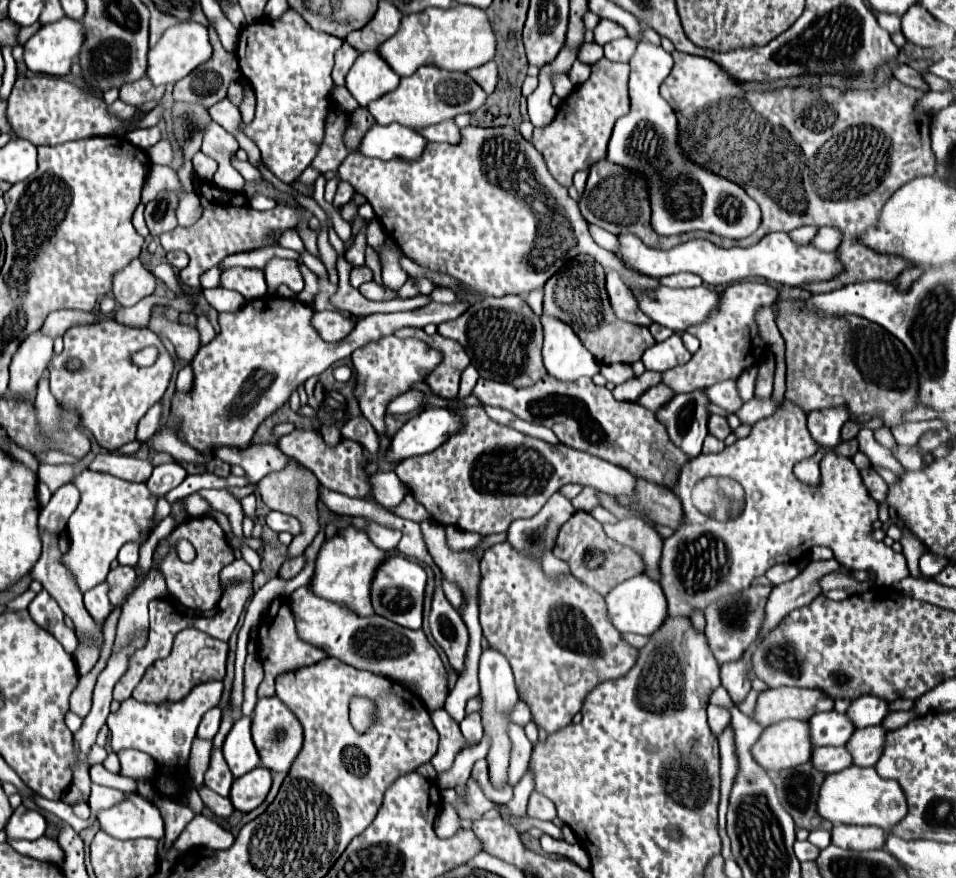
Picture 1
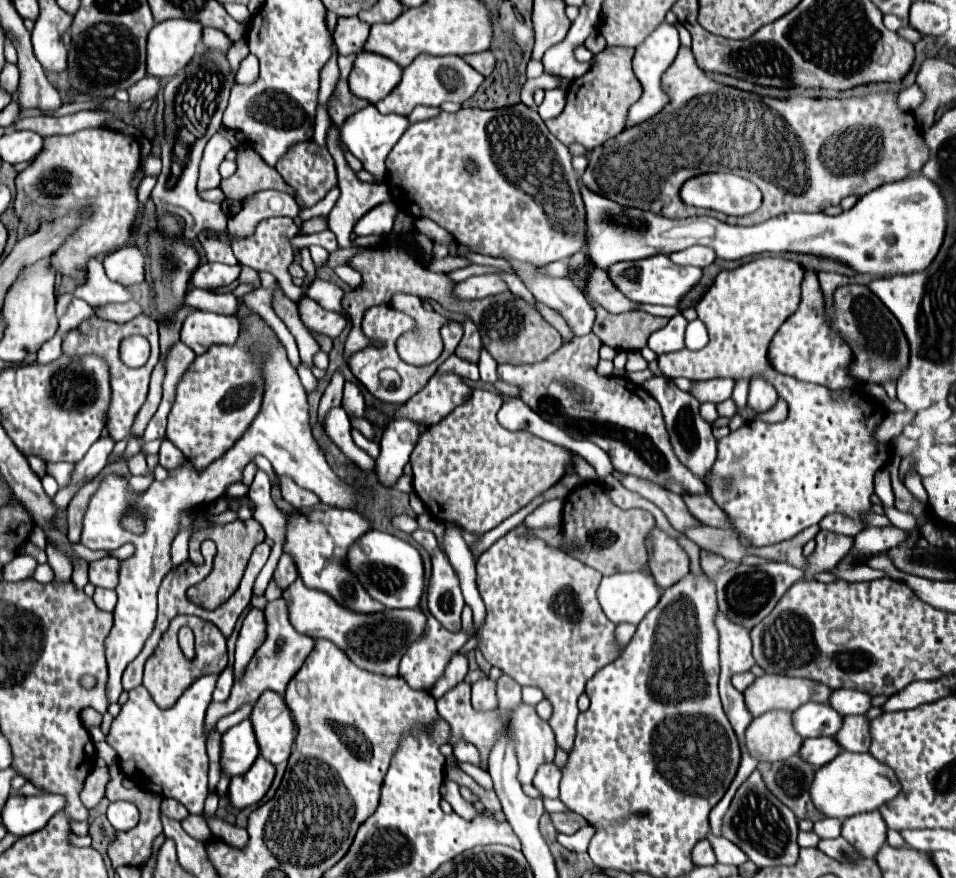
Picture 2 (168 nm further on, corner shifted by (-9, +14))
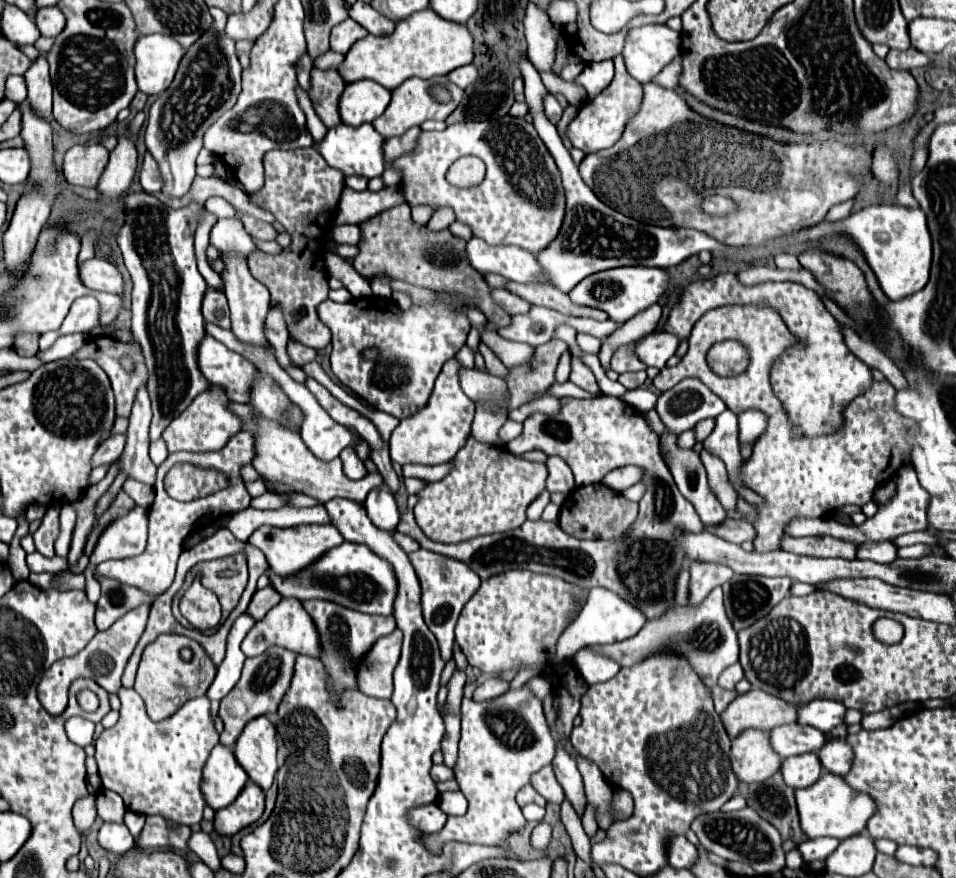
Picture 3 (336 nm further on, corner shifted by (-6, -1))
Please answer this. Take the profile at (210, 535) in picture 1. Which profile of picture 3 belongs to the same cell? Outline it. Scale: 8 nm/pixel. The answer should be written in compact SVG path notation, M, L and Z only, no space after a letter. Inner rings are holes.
M236 553L230 557L222 557L222 559L202 561L194 565L187 573L185 582L172 603L172 613L184 627L192 627L192 625L182 617L179 611L180 600L198 573L202 573L202 585L216 593L216 597L222 605L222 621L226 621L228 613L236 607L236 603L246 587L246 581L248 581L246 555Z

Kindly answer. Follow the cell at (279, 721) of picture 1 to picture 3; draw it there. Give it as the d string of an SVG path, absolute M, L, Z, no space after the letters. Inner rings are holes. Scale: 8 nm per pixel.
M258 717L246 723L234 747L234 755L246 769L248 777L268 791L278 771L276 727L268 721L268 717Z

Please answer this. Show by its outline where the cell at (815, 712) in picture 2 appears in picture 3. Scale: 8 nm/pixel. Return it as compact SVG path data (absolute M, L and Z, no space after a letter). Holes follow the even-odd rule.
M790 723L790 725L772 729L770 741L776 753L780 753L782 757L792 757L792 755L818 751L826 743L826 735L816 727Z

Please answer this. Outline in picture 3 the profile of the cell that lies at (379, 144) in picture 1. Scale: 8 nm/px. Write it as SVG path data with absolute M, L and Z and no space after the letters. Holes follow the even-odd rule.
M362 123L358 127L338 125L338 127L328 129L324 141L318 143L318 151L326 159L326 163L342 171L344 177L358 175L358 177L374 179L374 177L380 177L384 171L384 155L382 155L384 143L386 139L372 127L372 123Z

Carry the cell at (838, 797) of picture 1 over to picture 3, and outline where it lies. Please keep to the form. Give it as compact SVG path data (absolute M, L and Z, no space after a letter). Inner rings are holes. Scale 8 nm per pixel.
M824 773L814 785L806 789L796 791L796 803L798 803L798 813L800 813L800 825L802 831L810 837L834 837L834 839L846 839L852 835L862 833L866 829L868 819L876 813L876 803L872 797L868 797L862 791L854 791L848 787L844 777Z

